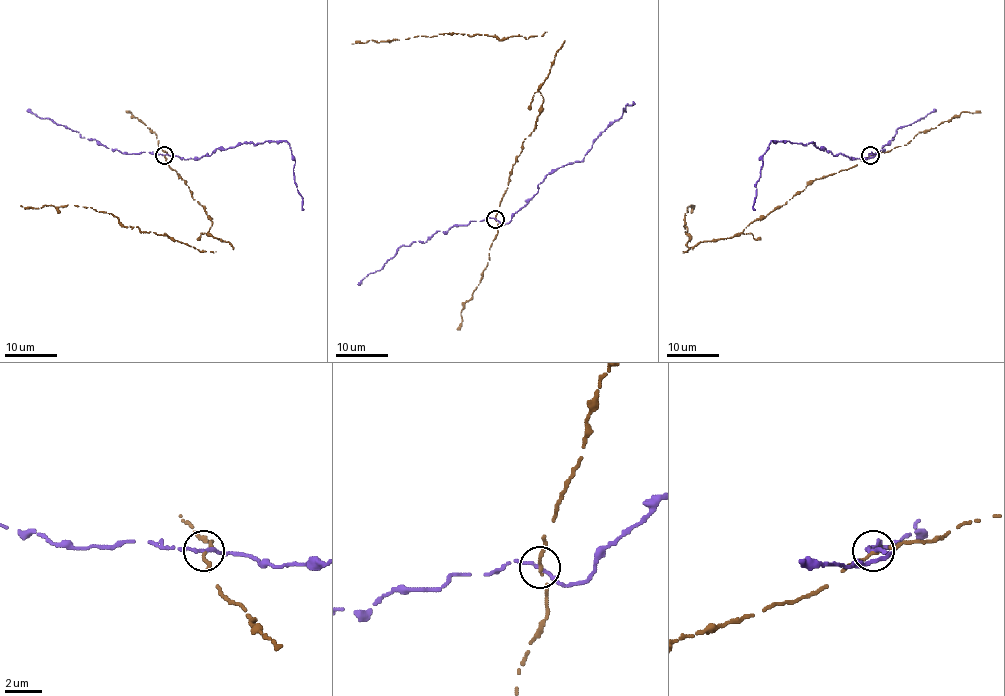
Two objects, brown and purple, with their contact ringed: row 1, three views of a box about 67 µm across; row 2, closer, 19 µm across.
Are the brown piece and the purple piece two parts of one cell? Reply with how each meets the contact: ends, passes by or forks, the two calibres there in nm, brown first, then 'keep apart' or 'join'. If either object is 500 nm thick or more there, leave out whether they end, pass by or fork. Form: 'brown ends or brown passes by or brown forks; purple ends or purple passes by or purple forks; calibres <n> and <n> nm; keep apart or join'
brown passes by; purple passes by; calibres 150 and 190 nm; join

